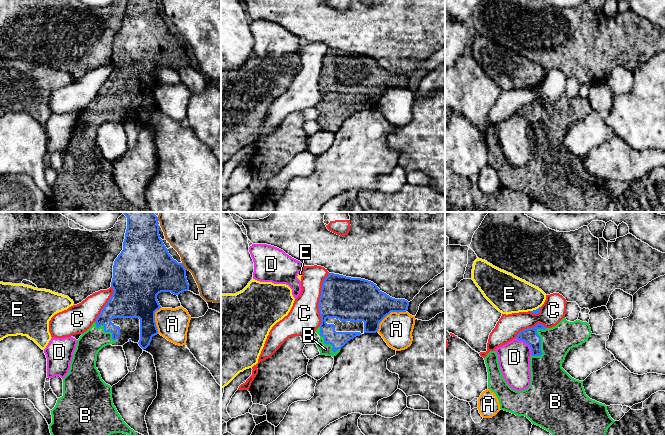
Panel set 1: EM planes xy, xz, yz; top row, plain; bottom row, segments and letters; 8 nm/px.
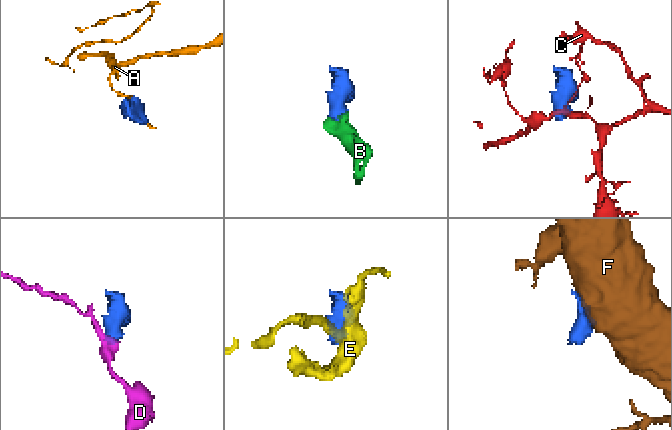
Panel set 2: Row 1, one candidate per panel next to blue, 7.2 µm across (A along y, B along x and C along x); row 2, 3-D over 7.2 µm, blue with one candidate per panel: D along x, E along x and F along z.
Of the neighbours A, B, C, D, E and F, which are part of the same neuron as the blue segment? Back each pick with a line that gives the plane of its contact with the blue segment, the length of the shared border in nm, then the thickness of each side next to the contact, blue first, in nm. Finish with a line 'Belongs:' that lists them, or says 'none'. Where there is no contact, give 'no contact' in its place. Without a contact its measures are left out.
B: yz | 260 nm | 120/260 nm
Belongs: B

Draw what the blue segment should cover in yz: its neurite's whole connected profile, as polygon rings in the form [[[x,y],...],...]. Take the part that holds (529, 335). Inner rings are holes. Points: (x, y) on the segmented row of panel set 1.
[[[563,318],[552,328],[546,328],[544,325],[538,323],[533,328],[527,328],[519,332],[516,338],[527,343],[532,352],[532,356],[530,357],[530,386],[522,391],[516,391],[507,384],[499,367],[497,353],[490,351],[484,358],[488,372],[488,389],[496,394],[500,409],[515,414],[516,416],[527,417],[532,424],[540,426],[553,436],[606,436],[608,428],[615,422],[610,417],[607,406],[590,399],[585,393],[583,381],[572,378],[562,368],[562,363],[569,350],[585,343],[591,334],[589,323],[580,320],[569,322],[566,318]]]

